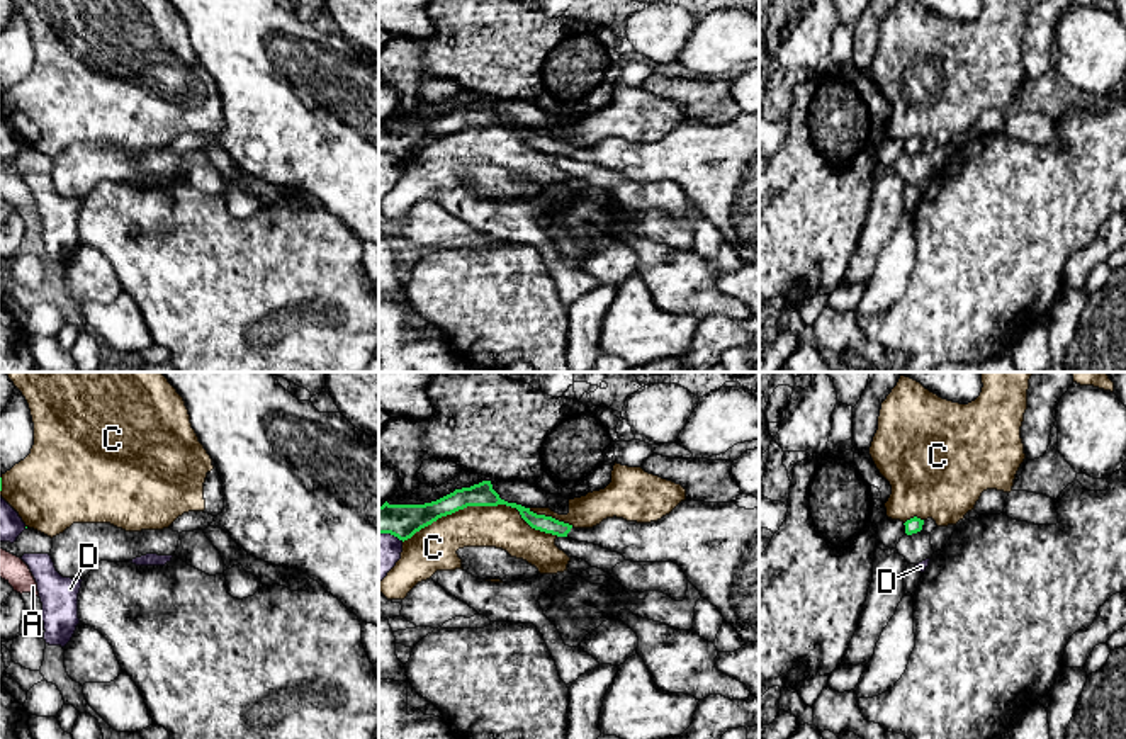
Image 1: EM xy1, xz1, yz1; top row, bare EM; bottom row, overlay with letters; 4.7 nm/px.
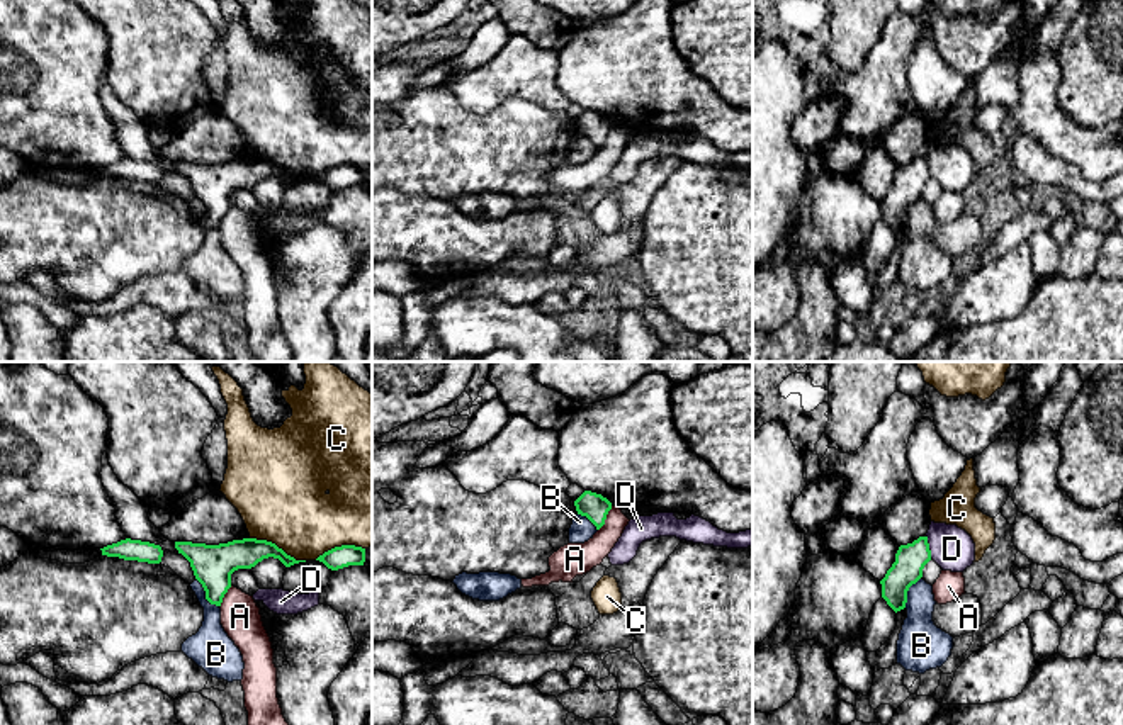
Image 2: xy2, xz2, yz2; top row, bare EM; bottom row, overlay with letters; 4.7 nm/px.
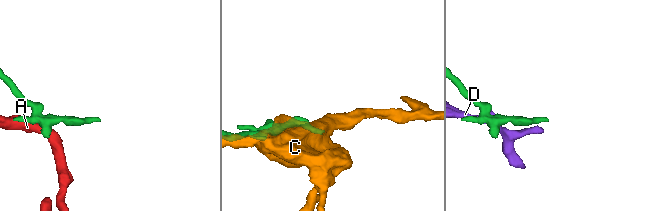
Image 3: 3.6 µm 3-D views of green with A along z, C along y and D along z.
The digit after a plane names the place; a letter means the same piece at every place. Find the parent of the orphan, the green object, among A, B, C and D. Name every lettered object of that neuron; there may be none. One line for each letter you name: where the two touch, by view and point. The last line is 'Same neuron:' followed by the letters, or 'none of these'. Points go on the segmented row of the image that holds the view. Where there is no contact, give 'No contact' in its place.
Same neuron: none of these

